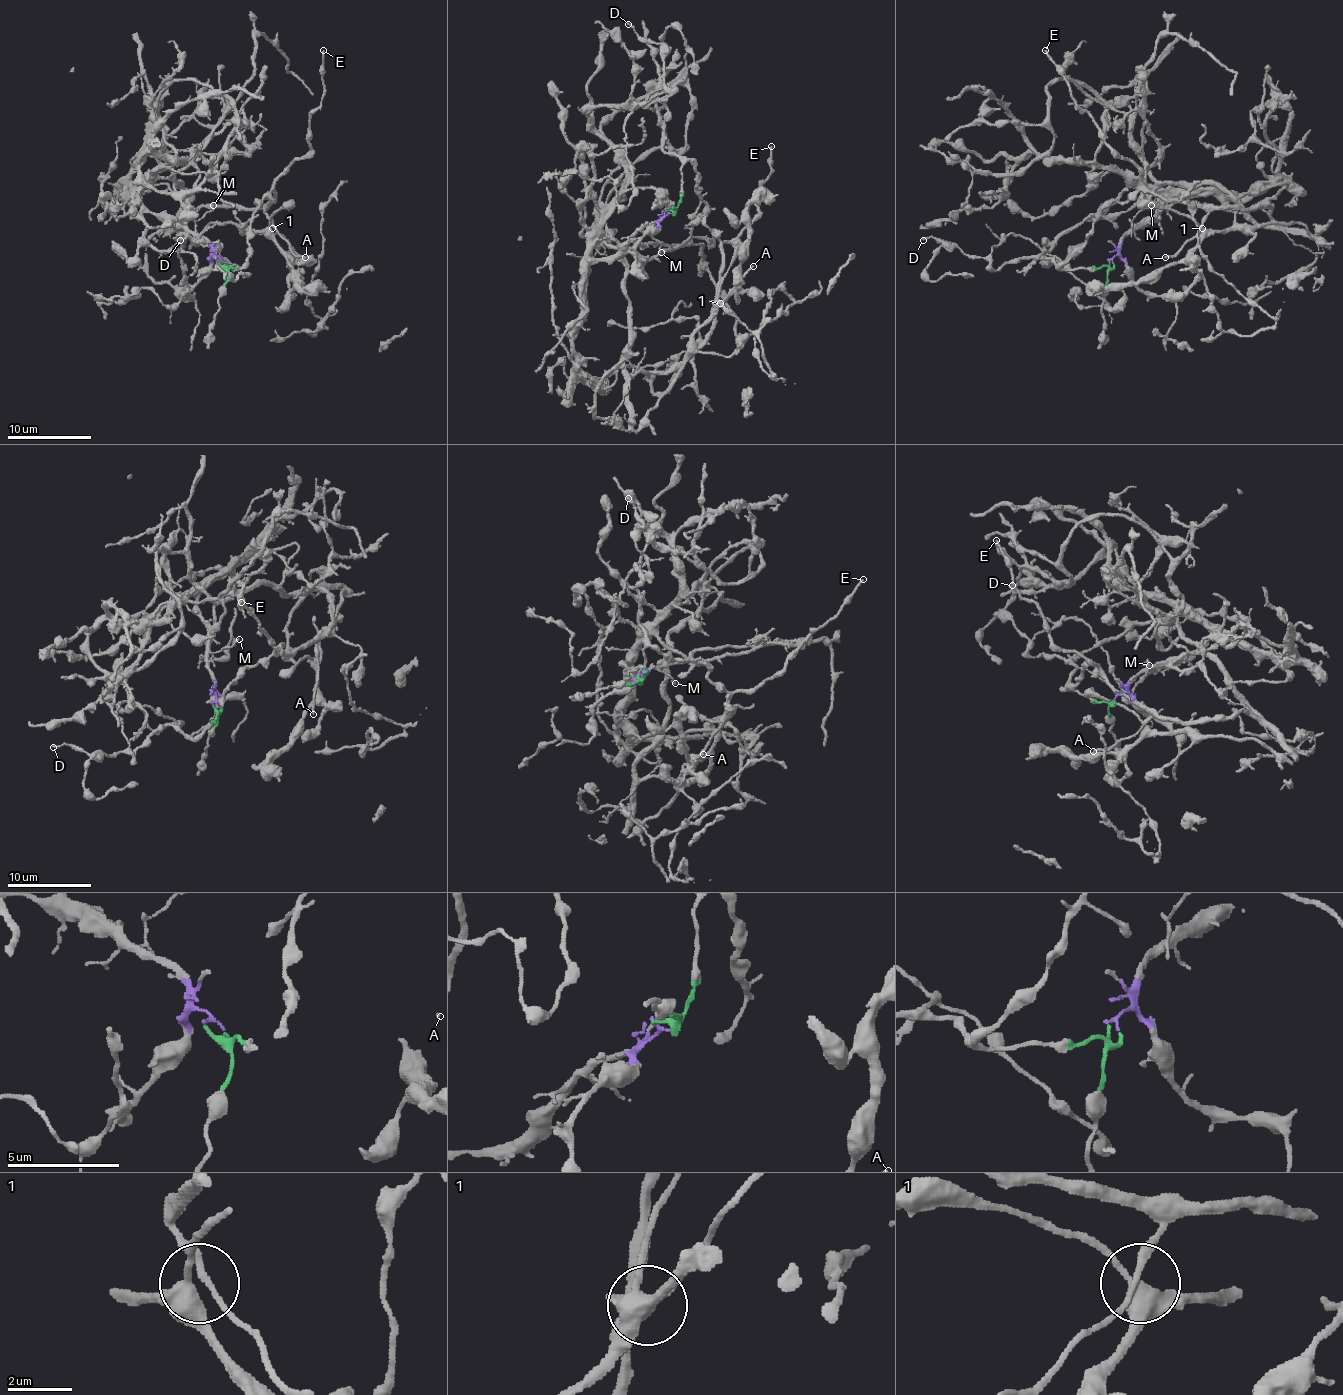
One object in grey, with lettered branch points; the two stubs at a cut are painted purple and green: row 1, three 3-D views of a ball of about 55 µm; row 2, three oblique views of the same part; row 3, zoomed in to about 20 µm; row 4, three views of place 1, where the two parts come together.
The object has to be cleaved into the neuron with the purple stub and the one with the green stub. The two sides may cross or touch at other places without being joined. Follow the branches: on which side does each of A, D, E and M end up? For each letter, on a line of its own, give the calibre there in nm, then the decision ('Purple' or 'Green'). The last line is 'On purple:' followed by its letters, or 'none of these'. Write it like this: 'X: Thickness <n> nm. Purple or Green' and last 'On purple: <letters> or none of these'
A: Thickness 160 nm. Green
D: Thickness 110 nm. Green
E: Thickness 170 nm. Green
M: Thickness 150 nm. Purple
On purple: M

